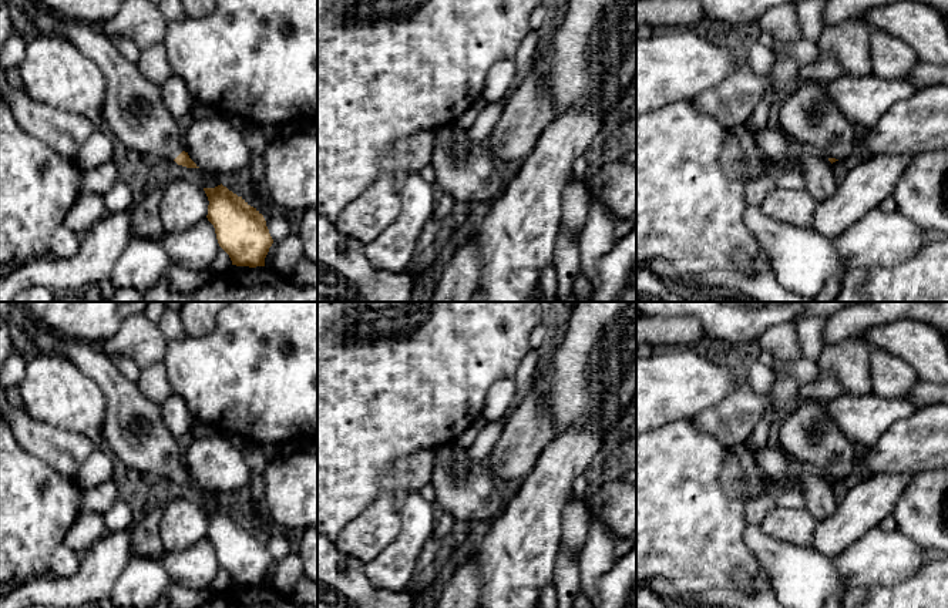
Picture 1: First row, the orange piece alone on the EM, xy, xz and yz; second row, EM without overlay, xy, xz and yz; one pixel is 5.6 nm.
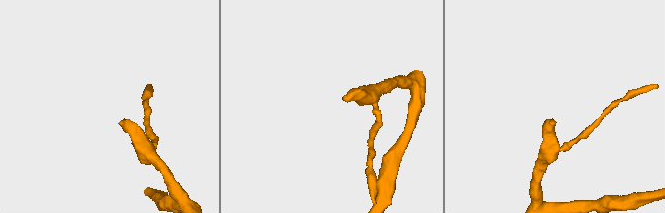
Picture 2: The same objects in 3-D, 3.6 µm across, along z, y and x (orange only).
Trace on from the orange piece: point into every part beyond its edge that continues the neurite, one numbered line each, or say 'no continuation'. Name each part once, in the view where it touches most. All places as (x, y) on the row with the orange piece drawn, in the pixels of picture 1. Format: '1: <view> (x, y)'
1: xy (134, 111)

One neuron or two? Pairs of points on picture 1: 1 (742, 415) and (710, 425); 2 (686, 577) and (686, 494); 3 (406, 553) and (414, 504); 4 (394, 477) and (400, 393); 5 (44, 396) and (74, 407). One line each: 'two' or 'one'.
1: one
2: one
3: one
4: two
5: one

